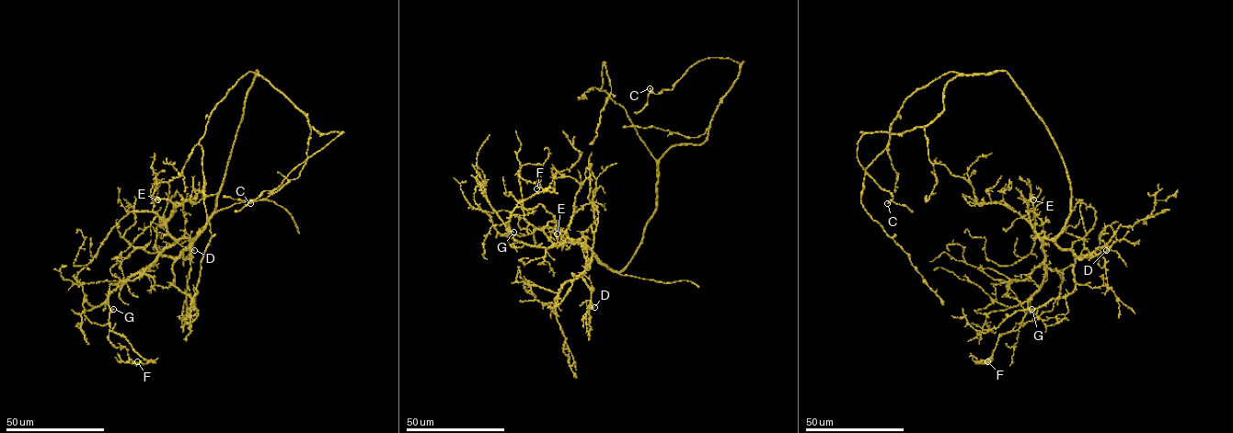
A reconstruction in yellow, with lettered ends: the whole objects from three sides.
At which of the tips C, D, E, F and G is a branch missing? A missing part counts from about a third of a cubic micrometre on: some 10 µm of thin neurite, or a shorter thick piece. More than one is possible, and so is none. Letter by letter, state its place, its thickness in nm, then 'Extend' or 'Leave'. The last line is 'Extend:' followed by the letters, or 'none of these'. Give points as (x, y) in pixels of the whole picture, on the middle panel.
C: Place: (650, 88). Thickness 190 nm. Leave
D: Place: (594, 307). Thickness 190 nm. Leave
E: Place: (557, 233). Thickness 160 nm. Leave
F: Place: (536, 188). Thickness 160 nm. Leave
G: Place: (513, 232). Thickness 180 nm. Leave
Extend: none of these

